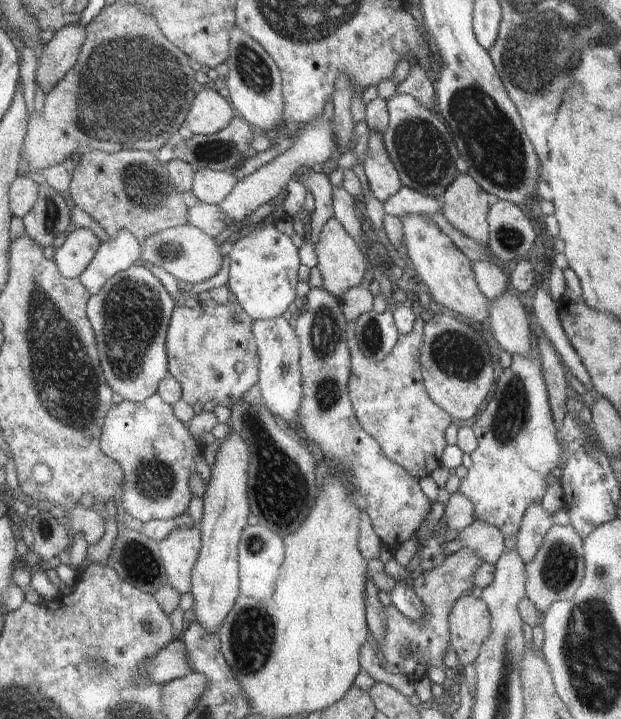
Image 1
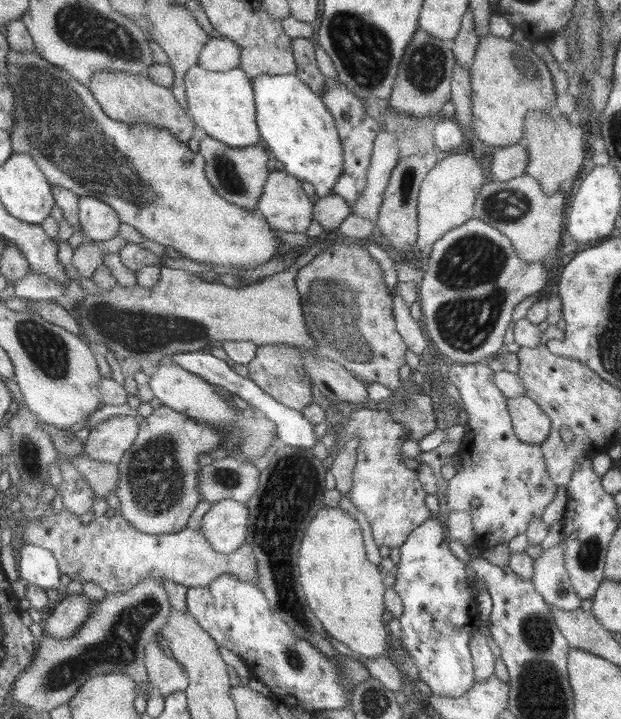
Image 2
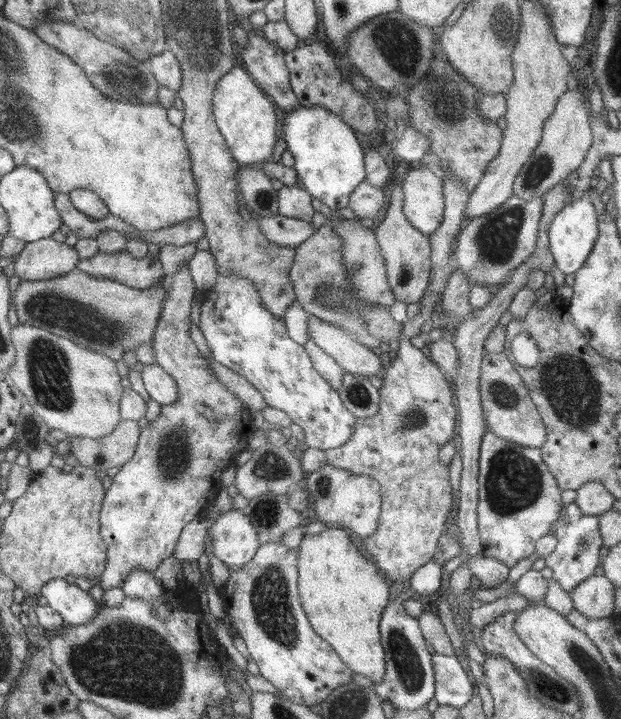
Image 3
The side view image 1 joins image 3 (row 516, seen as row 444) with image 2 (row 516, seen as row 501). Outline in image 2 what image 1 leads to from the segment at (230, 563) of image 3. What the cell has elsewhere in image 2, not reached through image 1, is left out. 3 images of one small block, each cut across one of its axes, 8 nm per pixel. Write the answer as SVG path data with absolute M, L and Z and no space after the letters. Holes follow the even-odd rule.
M234 499L212 503L201 520L200 532L220 554L236 552L244 544L248 526L247 503Z

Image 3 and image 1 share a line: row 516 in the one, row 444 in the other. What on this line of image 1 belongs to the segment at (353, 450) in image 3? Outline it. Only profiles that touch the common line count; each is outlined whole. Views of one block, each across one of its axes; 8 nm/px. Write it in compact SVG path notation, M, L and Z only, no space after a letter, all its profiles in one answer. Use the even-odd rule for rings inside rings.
M420 314L415 316L412 331L407 335L399 335L395 349L382 361L375 363L368 360L359 349L355 337L355 321L347 321L347 345L351 356L351 373L348 381L349 397L354 407L360 426L381 446L383 453L413 477L420 479L442 465L441 458L448 446L445 430L452 422L450 416L440 408L426 392L421 375L420 345L423 341L423 324Z

